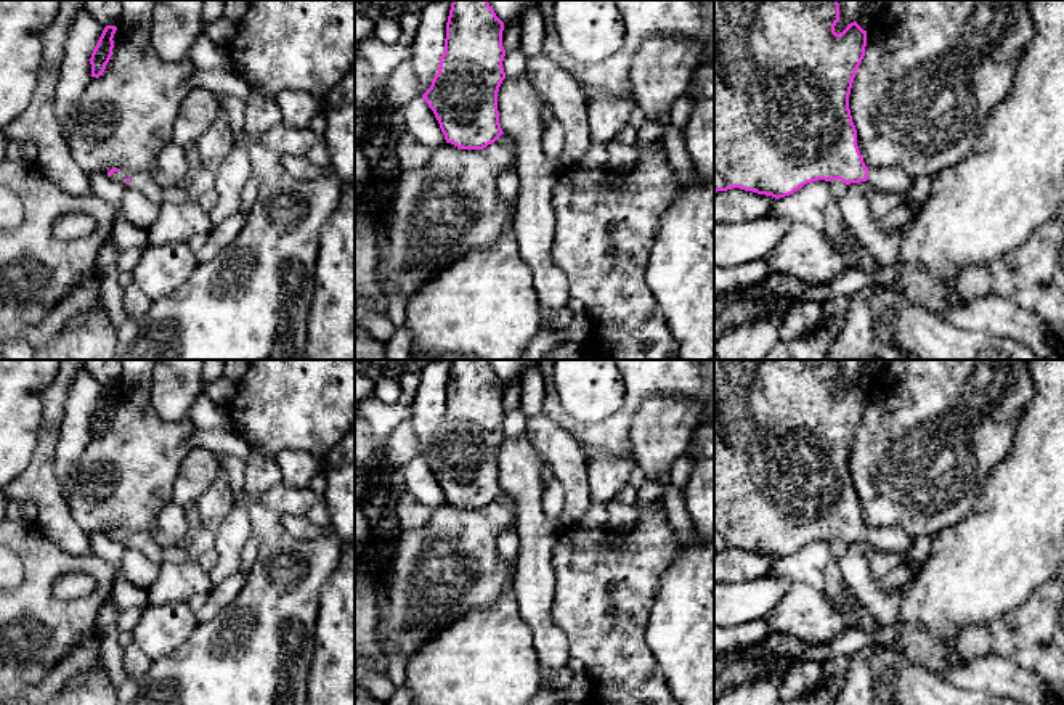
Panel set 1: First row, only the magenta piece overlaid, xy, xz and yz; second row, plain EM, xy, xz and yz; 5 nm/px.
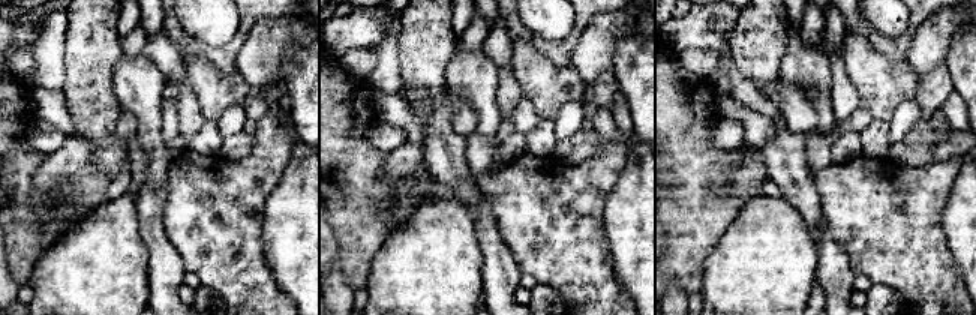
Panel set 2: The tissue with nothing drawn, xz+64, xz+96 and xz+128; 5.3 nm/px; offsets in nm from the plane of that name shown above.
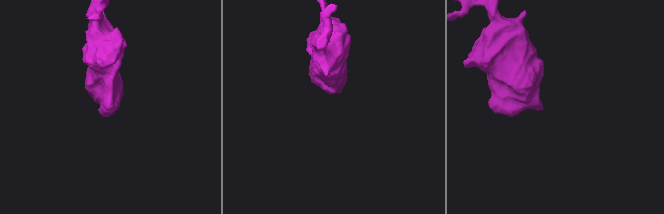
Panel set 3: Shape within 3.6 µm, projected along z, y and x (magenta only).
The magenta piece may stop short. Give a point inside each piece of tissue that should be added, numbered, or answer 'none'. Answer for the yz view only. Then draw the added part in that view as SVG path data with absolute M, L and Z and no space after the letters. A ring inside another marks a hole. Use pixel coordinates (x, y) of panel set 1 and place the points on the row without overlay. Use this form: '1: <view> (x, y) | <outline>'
1: yz (888, 538) | M883 527L868 528L868 540L875 549L883 552L907 554L913 548L915 538L902 528Z

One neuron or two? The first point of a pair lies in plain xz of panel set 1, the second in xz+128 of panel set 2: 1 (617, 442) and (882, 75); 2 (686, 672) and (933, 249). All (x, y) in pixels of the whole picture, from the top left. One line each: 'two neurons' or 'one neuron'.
1: two neurons
2: two neurons

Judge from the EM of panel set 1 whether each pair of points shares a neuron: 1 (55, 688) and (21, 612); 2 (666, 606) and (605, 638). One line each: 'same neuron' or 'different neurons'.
1: different neurons
2: different neurons

